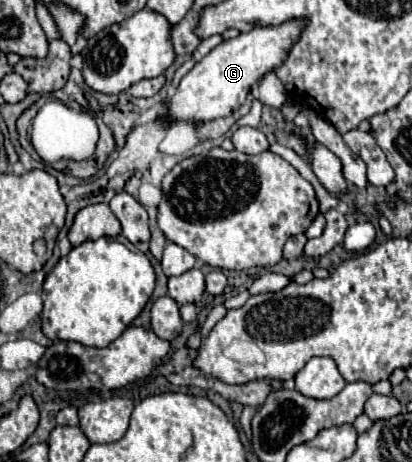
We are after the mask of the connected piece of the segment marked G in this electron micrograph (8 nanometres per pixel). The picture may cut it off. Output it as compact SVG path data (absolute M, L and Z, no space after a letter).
M293 18L277 26L255 26L253 30L215 46L201 62L193 66L193 70L183 76L179 88L167 102L167 118L209 122L221 116L229 116L245 102L253 86L257 86L269 72L277 70L287 60L305 26L305 18Z

